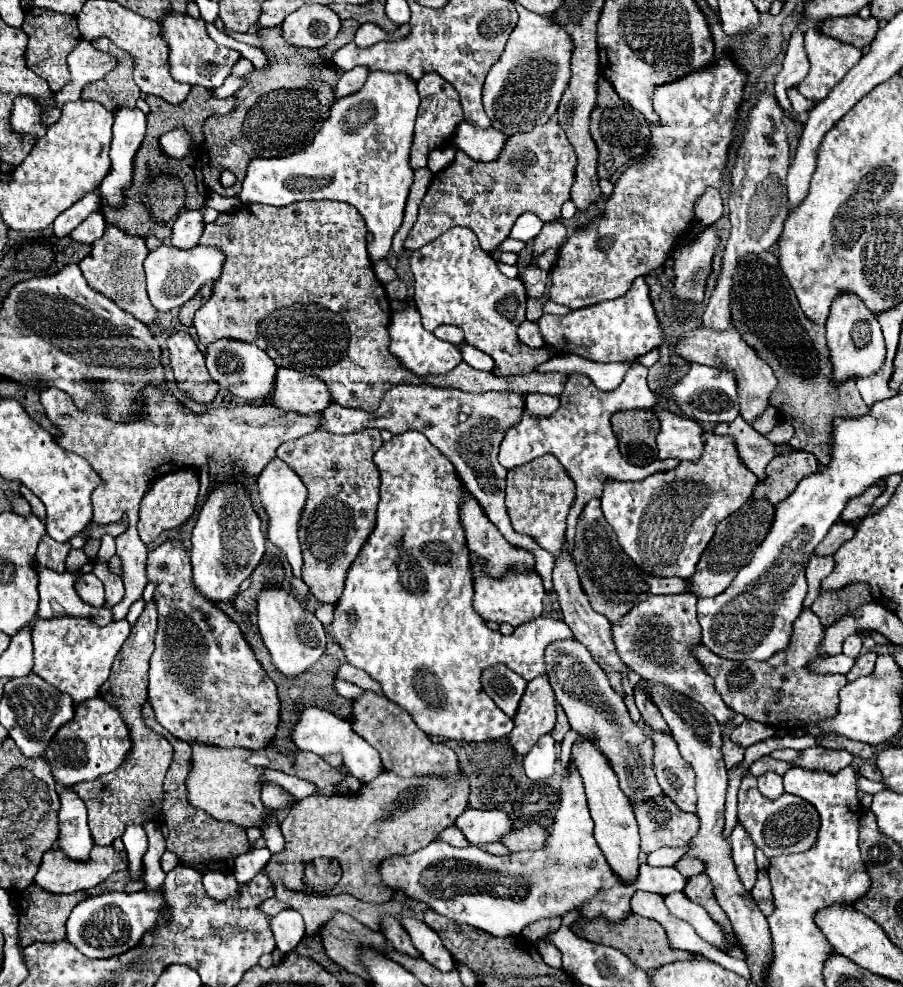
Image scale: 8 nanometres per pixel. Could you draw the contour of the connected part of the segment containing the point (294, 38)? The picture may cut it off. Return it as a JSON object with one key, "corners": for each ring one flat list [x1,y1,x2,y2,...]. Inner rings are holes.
{"corners":[[301,6,283,20,281,34,289,46,321,48,337,36,339,28,341,20,329,6]]}

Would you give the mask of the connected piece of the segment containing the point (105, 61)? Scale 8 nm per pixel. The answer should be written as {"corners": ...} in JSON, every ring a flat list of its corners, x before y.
{"corners":[[83,40,67,58,71,70,71,82,55,94,55,104,61,108,65,102,73,102,79,98,83,86,87,82,101,80,107,72,117,66,117,58,105,52,95,50,87,40]]}

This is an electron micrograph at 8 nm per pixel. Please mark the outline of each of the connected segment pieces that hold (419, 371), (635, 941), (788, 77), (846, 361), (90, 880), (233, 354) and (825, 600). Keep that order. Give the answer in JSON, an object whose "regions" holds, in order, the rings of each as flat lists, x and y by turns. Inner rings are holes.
{"regions":[[[405,300,403,310,393,310,391,324,389,324,389,336,391,336,389,352,399,360,399,364,403,364,409,372,413,372,419,378,421,376,447,374,463,360,461,350,457,346,453,346,449,342,443,342,443,340,437,340,433,336,433,332,427,332,421,326,421,316,419,316,419,310,413,304,413,300]],[[631,914,629,920,625,920,625,924,605,924,605,920,591,920,591,922,581,922,581,938,587,938,589,942,595,944,605,944,605,946,613,946,621,952,625,952,625,956,629,956,629,960,633,960,633,964,637,964,643,970,655,970,661,968,665,964,677,962,677,960,693,960,697,958,695,954,689,952,681,952,681,950,673,950,667,944,667,936,665,930,661,928,659,922]],[[797,26,791,34,789,40,789,48,783,60,783,68,781,72,775,76,775,96,781,102,785,112,791,112,791,104,787,100,787,88,797,86,809,72,809,58,805,54,805,46,803,46,803,30]],[[841,292,833,304,827,318,827,344,833,362,833,382,843,384,849,378,859,378,877,372,885,360,885,342,877,316,863,304,863,300,853,292]],[[93,844,89,860,73,860,63,850,51,848,51,850,47,850,43,854,39,872,35,876,35,884,39,884,41,888,45,888,47,892,53,892,53,894,71,894,71,892,89,890,89,888,101,884,113,872,127,870,127,864,129,864,127,856,121,854,121,852,115,852,113,846,97,846,97,844]],[[217,340,213,348,207,348,207,370,213,382,217,382,221,388,229,390,237,398,243,398,245,402,253,402,253,400,267,402,273,394,277,366,267,356,267,352,263,352,257,346,237,344,233,340]],[[849,584,841,590,821,590,817,600,811,604,811,612,819,616,821,624,827,628,835,620,853,612,861,604,871,602,871,588,867,584]]]}

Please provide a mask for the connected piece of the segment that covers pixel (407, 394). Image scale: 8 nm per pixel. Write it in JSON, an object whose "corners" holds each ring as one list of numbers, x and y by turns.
{"corners":[[393,386,381,406,373,412,361,412,353,408,343,408,339,404,331,404,325,410,325,424,321,424,321,430,335,432,335,434,351,434,361,432,365,428,379,428,389,430,393,436,399,436,409,430,417,430,427,436,427,440,439,448,453,464,463,480,467,492,479,502,485,516,495,524,495,528,513,544,529,548,529,552,537,554,535,572,539,572,543,580,545,592,551,596,551,610,559,612,559,600,557,592,553,590,551,572,555,566,553,556,549,556,543,548,537,548,529,536,517,536,511,528,509,514,505,508,505,476,507,470,499,464,497,452,499,444,505,436,505,428,517,424,521,420,521,412,525,406,525,396,517,396,511,392,499,394,499,392,485,392,485,394,465,394,457,392,455,388,433,388,433,386]]}

